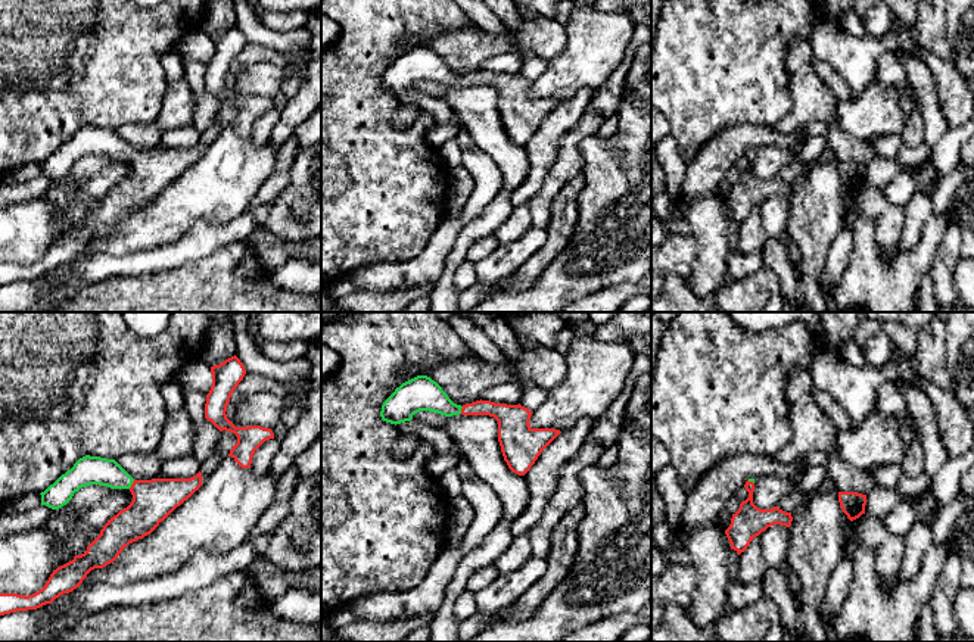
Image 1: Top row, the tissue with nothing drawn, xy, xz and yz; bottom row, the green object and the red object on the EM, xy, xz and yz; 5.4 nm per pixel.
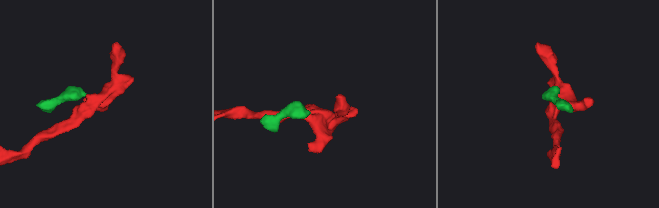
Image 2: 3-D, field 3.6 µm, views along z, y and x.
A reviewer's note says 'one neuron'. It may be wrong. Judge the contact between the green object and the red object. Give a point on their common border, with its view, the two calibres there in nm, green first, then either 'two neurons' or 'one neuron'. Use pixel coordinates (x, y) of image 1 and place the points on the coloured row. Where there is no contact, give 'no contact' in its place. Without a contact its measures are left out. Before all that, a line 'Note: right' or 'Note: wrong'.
Note: right
contact xy (131, 483); calibres 160 and 220 nm; one neuron

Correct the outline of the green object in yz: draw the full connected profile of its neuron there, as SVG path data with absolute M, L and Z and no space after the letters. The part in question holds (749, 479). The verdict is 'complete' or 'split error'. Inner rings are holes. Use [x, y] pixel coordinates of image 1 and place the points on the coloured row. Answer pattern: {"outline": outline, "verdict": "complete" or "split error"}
{"outline": "M749 479L744 484L749 498L740 504L740 508L732 514L731 524L725 535L738 555L747 549L750 542L774 524L785 527L791 526L791 512L785 512L778 507L760 509L753 504L754 479Z", "verdict": "split error"}

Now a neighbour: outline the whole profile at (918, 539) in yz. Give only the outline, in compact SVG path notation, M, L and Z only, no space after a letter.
M915 521L905 535L905 554L899 570L899 583L906 583L918 574L921 560L931 546L931 526L925 521Z

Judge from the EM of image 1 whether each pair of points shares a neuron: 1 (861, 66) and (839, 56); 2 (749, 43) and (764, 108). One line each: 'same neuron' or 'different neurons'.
1: same neuron
2: same neuron

